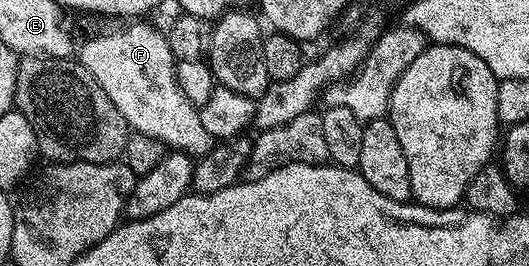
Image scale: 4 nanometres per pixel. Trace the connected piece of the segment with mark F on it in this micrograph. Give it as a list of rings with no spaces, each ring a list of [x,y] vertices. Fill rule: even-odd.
[[[127,23],[124,29],[91,37],[79,49],[77,60],[97,79],[101,91],[113,99],[134,132],[157,139],[164,147],[186,153],[192,159],[205,157],[213,147],[209,131],[201,124],[198,108],[181,95],[175,78],[176,59],[167,45],[167,33],[143,23]]]

